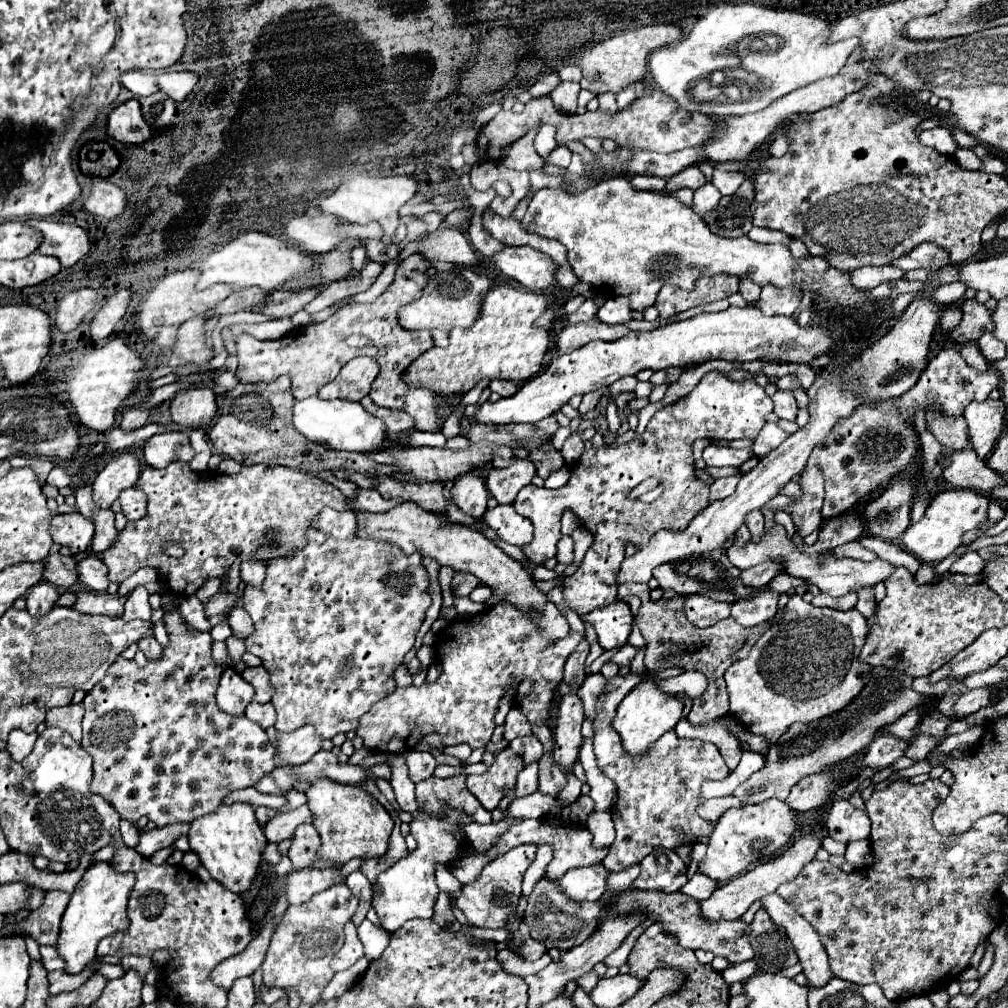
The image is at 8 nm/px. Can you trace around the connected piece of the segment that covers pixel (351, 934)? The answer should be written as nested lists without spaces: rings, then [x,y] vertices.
[[[349,921],[344,926],[345,941],[341,951],[332,958],[330,966],[335,973],[343,971],[343,969],[349,969],[355,961],[359,961],[363,957],[363,945],[355,933],[355,925],[353,921]]]

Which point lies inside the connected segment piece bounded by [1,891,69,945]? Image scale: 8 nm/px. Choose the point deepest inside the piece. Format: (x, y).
(42, 925)

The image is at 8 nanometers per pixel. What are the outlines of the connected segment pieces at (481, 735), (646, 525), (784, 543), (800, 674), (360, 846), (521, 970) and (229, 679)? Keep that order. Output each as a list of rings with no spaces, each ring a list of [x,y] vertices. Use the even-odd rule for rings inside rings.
[[[507,601],[475,617],[449,621],[435,639],[437,663],[441,663],[439,679],[431,685],[395,689],[395,693],[377,701],[361,717],[357,735],[363,737],[365,747],[383,753],[409,751],[433,731],[443,737],[445,745],[467,743],[473,749],[483,747],[493,735],[493,715],[497,713],[499,699],[511,689],[517,691],[523,677],[533,679],[533,691],[517,705],[529,723],[545,725],[553,703],[553,689],[563,679],[567,657],[581,641],[583,635],[579,631],[569,631],[565,639],[551,645],[541,635],[533,613]]]
[[[719,371],[703,375],[703,379],[685,399],[659,409],[639,437],[619,445],[605,443],[601,447],[585,449],[579,461],[573,465],[571,479],[565,487],[554,490],[533,484],[523,487],[513,507],[533,523],[535,533],[533,541],[521,547],[521,551],[533,563],[543,563],[549,557],[555,557],[557,541],[562,537],[563,511],[571,509],[593,533],[595,541],[576,572],[566,578],[562,586],[564,601],[567,607],[579,615],[613,603],[617,595],[615,577],[619,563],[623,561],[625,543],[645,543],[659,529],[683,531],[691,519],[709,503],[709,483],[699,479],[693,467],[691,445],[695,439],[755,441],[761,427],[765,425],[765,417],[771,411],[773,401],[755,381],[737,383]],[[647,477],[661,479],[665,485],[663,495],[649,505],[627,499],[627,493]]]
[[[775,523],[771,529],[765,529],[759,541],[749,539],[745,545],[737,545],[737,541],[733,539],[733,545],[729,549],[725,549],[725,555],[741,571],[751,569],[755,565],[761,565],[765,561],[775,561],[783,567],[783,573],[793,575],[793,577],[801,577],[801,579],[817,585],[823,593],[829,593],[833,597],[841,597],[849,591],[857,591],[865,585],[875,585],[879,581],[885,581],[895,569],[891,563],[887,563],[883,559],[875,559],[873,563],[863,563],[863,561],[855,561],[855,559],[837,559],[829,551],[825,551],[825,553],[803,553],[801,549],[797,549],[795,541],[787,535],[785,527],[779,525],[779,523]]]
[[[791,595],[791,613],[779,625],[773,625],[749,651],[745,659],[733,663],[724,675],[729,694],[729,713],[745,727],[757,725],[757,735],[769,737],[769,741],[777,741],[791,723],[809,723],[821,717],[827,717],[841,707],[847,707],[853,697],[863,689],[869,681],[871,667],[859,661],[859,651],[867,639],[869,625],[867,619],[857,611],[837,611],[829,607],[815,607],[803,601],[801,595]]]
[[[331,779],[311,781],[307,795],[307,807],[313,813],[313,827],[321,835],[321,847],[317,855],[321,859],[333,859],[337,863],[347,863],[355,857],[373,857],[383,855],[387,849],[387,839],[393,829],[393,819],[385,807],[357,785],[341,785]]]
[[[501,949],[499,951],[499,963],[509,971],[509,973],[515,973],[515,975],[529,975],[529,973],[537,973],[541,969],[545,968],[547,963],[551,963],[551,957],[549,955],[543,955],[541,959],[537,961],[527,961],[507,949]]]
[[[229,667],[223,671],[221,683],[215,695],[221,711],[229,715],[241,715],[247,703],[253,699],[253,695],[255,695],[253,687],[249,687],[249,683],[245,683],[245,679],[241,679],[239,673],[235,673]]]

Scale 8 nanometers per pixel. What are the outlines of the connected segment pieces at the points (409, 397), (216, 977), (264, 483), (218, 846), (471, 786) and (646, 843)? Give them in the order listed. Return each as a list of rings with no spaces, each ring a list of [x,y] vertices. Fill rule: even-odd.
[[[411,255],[409,259],[399,263],[395,279],[373,303],[349,303],[341,307],[335,315],[331,315],[327,321],[293,329],[291,333],[275,341],[259,341],[251,335],[239,335],[237,337],[239,381],[245,383],[273,381],[281,375],[289,375],[295,399],[305,399],[315,395],[317,389],[323,387],[325,383],[333,381],[349,359],[369,355],[381,365],[381,371],[369,393],[373,403],[377,407],[405,411],[407,415],[413,417],[417,431],[441,431],[443,423],[439,421],[435,411],[437,409],[435,393],[429,389],[411,389],[403,381],[405,369],[433,345],[431,333],[428,330],[405,331],[397,323],[397,311],[403,305],[421,297],[421,289],[425,287],[427,277],[431,275],[433,267],[423,261],[423,255]]]
[[[267,923],[261,933],[247,945],[247,949],[239,955],[233,955],[229,959],[225,959],[223,963],[219,963],[213,971],[211,971],[211,981],[217,987],[223,989],[231,989],[233,981],[245,975],[253,975],[253,971],[263,963],[265,953],[269,949],[269,941],[273,935],[273,923]]]
[[[173,461],[165,469],[145,467],[139,475],[139,481],[135,485],[139,491],[145,491],[147,495],[147,517],[135,523],[127,523],[123,531],[117,533],[117,539],[113,541],[113,547],[101,555],[101,559],[109,565],[111,561],[111,573],[109,579],[115,583],[121,583],[129,575],[133,575],[139,567],[155,567],[161,571],[161,577],[171,581],[171,591],[183,591],[181,595],[193,595],[205,579],[209,577],[221,577],[237,559],[249,561],[249,559],[273,559],[293,553],[295,549],[301,549],[305,545],[305,527],[309,525],[309,519],[313,519],[323,507],[333,509],[347,509],[345,497],[339,489],[335,489],[331,483],[317,479],[311,473],[305,471],[293,471],[279,465],[251,465],[241,467],[237,475],[225,475],[225,473],[195,473],[189,469],[187,463]],[[161,535],[177,535],[181,541],[185,555],[181,559],[167,557],[161,553]]]
[[[221,803],[221,807],[215,813],[209,813],[201,819],[191,821],[187,837],[189,837],[191,851],[199,855],[201,865],[211,873],[211,877],[215,881],[219,881],[233,893],[249,889],[249,885],[257,873],[259,855],[267,845],[265,835],[255,819],[255,809],[251,805]]]
[[[505,749],[495,757],[487,773],[467,775],[467,789],[479,799],[479,803],[487,811],[491,811],[501,801],[501,789],[505,785],[515,785],[517,773],[521,769],[523,769],[523,759],[517,753]]]
[[[627,673],[625,677],[617,675],[605,685],[597,701],[595,757],[599,769],[617,785],[617,801],[611,811],[617,837],[603,859],[603,865],[609,871],[625,871],[639,865],[655,847],[677,849],[681,845],[693,845],[701,837],[709,837],[713,833],[713,823],[705,821],[697,813],[697,807],[703,803],[701,785],[709,779],[725,779],[731,773],[713,743],[679,739],[675,731],[657,739],[651,751],[641,759],[629,757],[621,749],[621,739],[617,737],[617,731],[613,731],[611,719],[615,717],[617,705],[637,683],[641,683],[641,677],[633,673]]]

